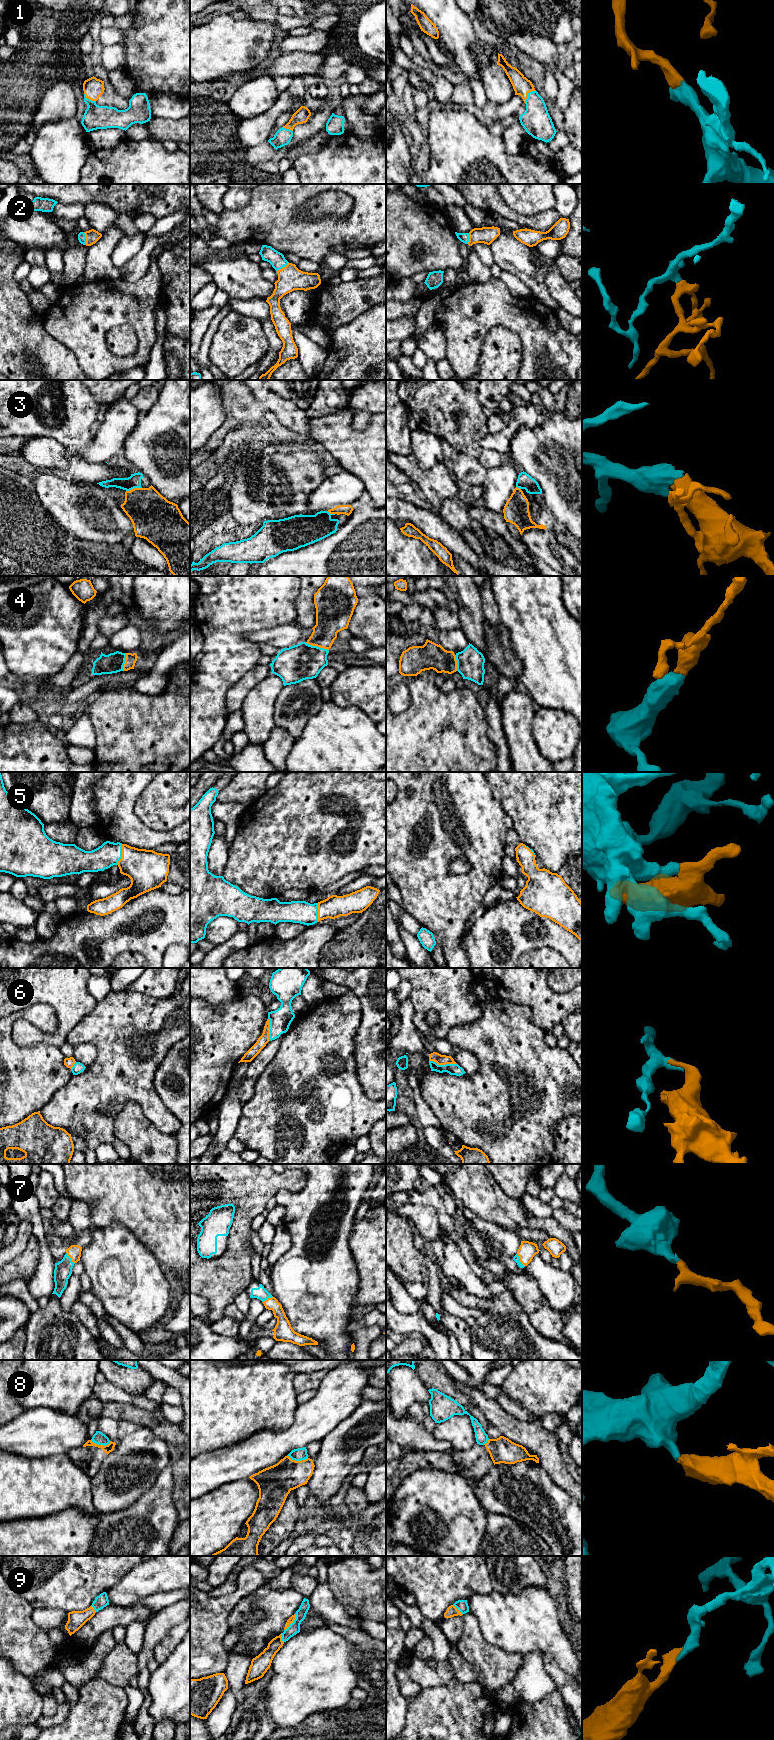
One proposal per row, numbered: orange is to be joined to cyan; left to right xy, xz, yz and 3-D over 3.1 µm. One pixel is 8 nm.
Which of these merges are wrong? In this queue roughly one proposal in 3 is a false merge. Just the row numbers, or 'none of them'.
6, 8

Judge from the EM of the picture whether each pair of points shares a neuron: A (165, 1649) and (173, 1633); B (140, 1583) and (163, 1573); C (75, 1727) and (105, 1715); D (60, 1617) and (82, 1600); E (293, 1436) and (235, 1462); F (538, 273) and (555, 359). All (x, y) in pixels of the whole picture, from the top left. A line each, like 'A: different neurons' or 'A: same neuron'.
A: same neuron
B: same neuron
C: same neuron
D: different neurons
E: same neuron
F: different neurons

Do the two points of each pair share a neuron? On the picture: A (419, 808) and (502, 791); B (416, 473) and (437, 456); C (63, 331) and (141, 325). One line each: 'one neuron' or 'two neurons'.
A: two neurons
B: two neurons
C: one neuron

